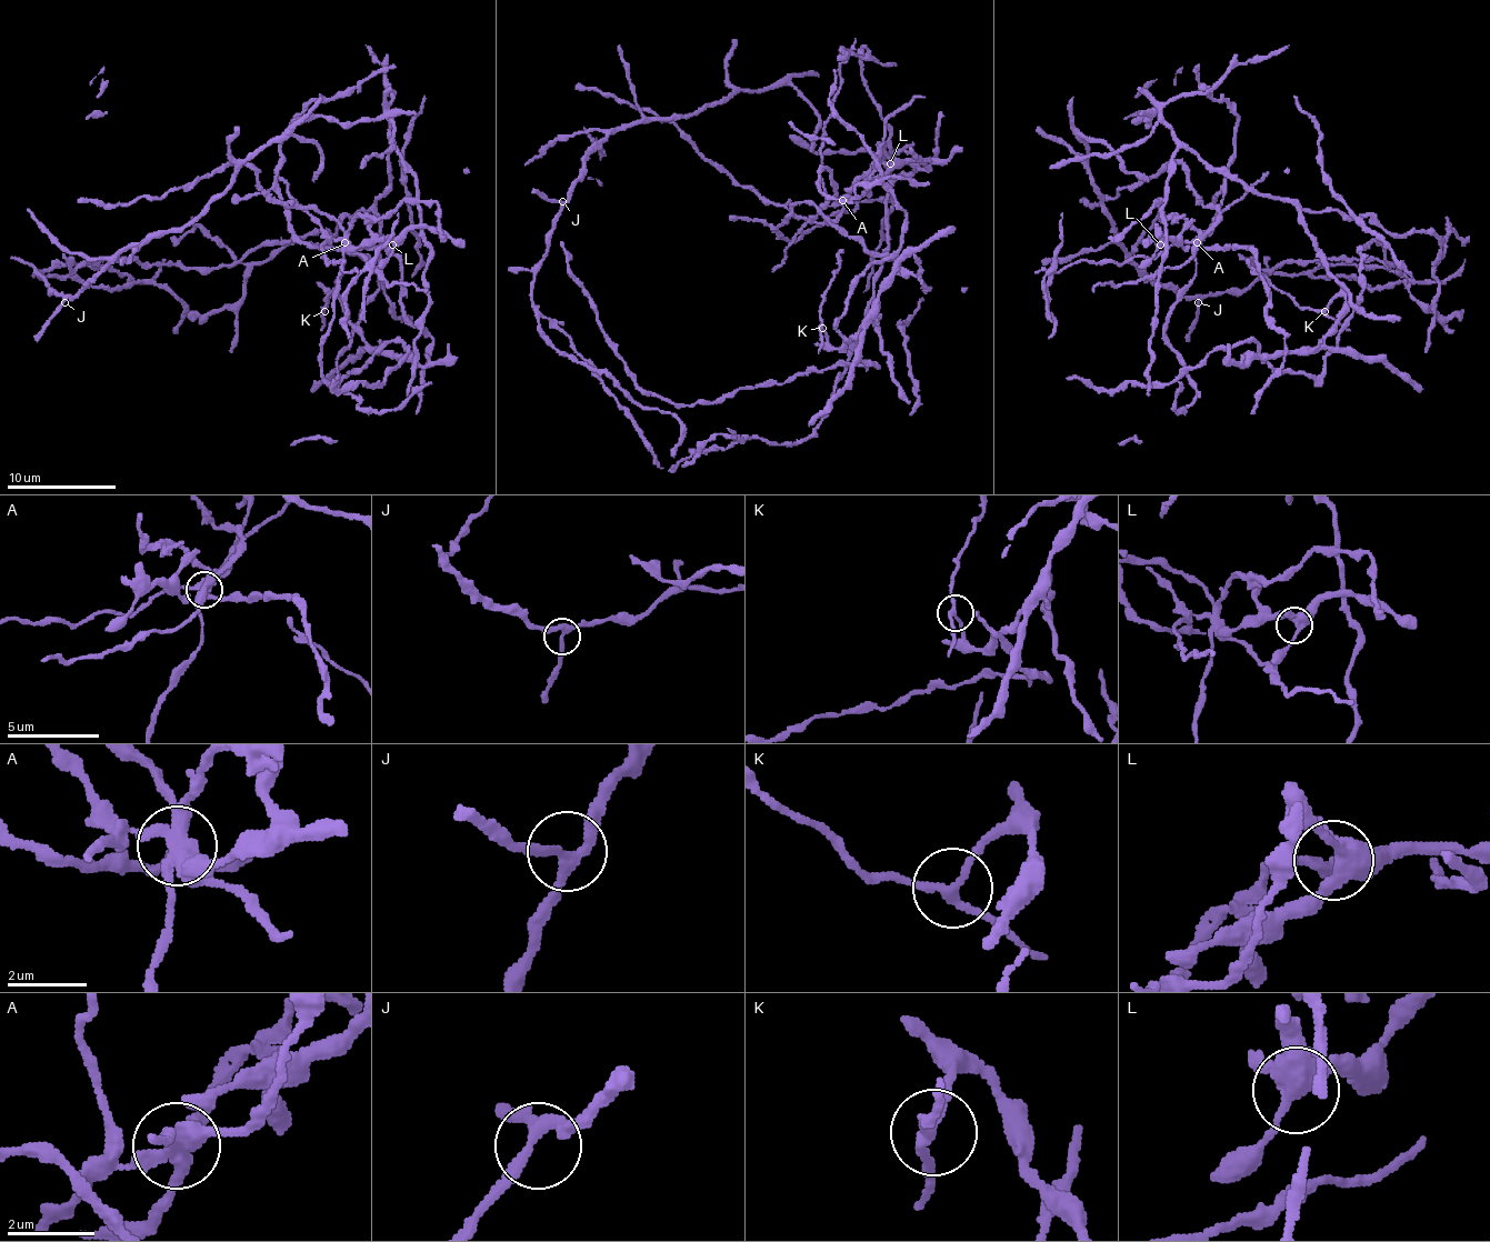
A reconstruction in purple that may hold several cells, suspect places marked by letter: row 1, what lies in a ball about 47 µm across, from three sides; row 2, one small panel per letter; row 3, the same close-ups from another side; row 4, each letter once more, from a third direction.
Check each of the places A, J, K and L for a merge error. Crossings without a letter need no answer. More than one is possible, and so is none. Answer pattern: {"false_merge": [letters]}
{"false_merge": ["A", "K"]}

